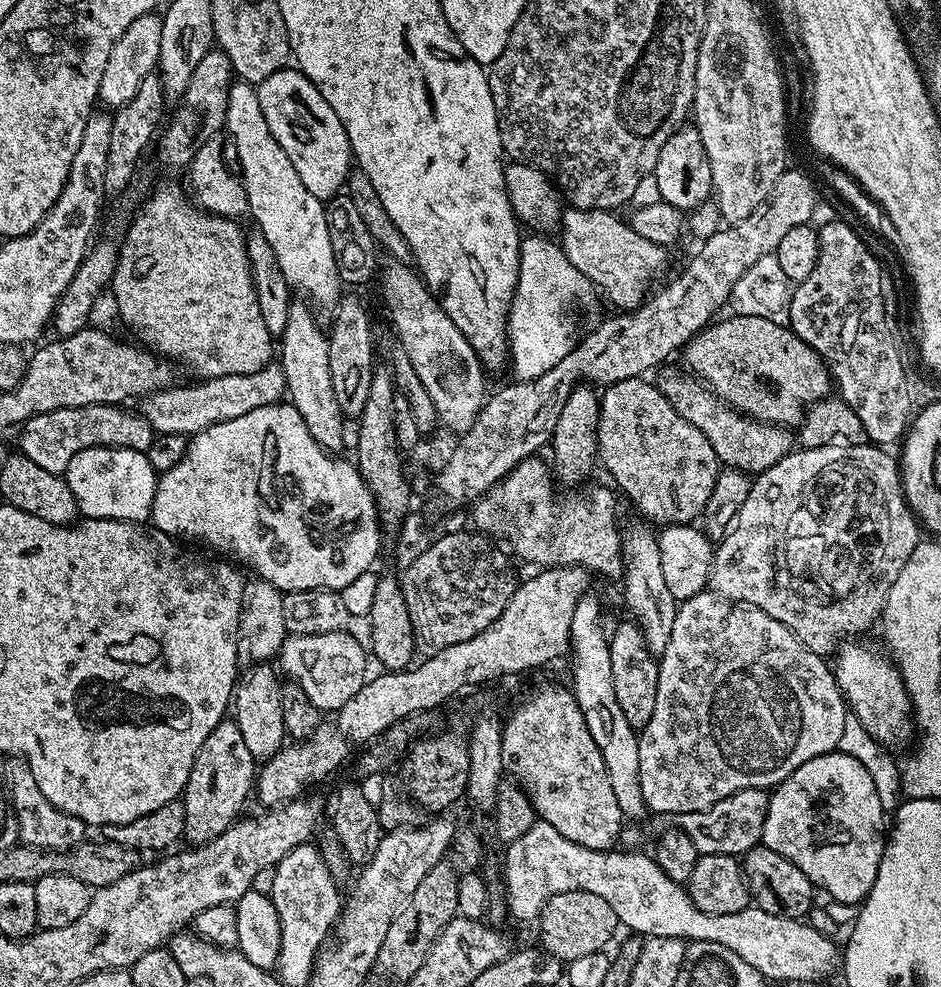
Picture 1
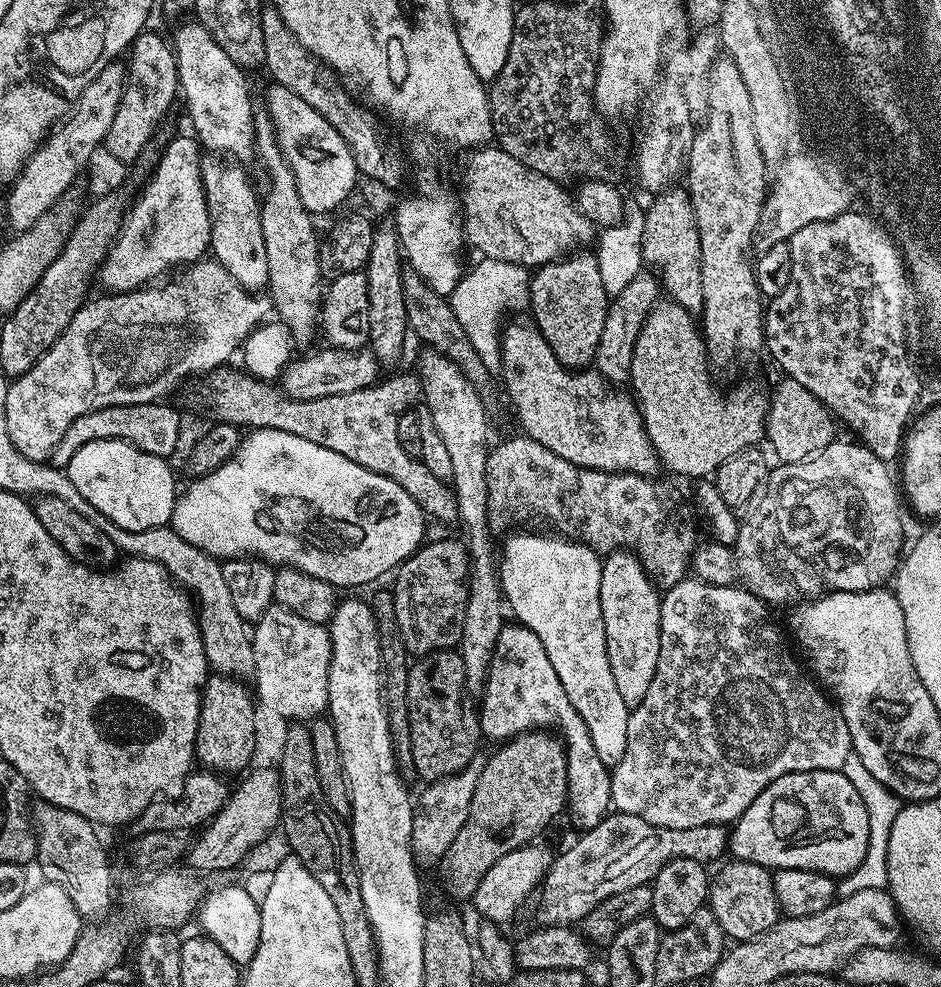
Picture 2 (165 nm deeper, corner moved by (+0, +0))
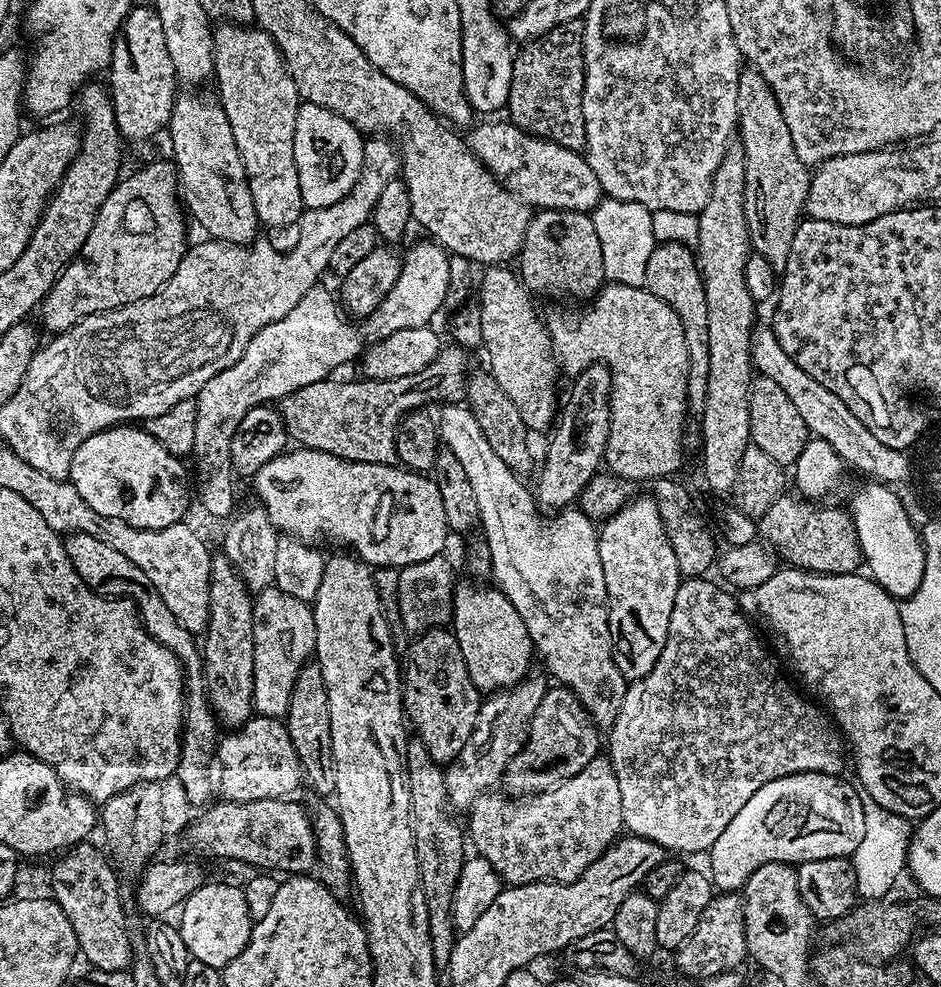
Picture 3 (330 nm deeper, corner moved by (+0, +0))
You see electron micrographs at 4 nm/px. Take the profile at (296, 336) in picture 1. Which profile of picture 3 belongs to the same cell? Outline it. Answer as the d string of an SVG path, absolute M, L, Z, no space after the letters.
M220 22L215 25L212 34L210 64L213 69L216 67L216 80L220 83L218 99L230 122L230 130L234 130L234 142L238 146L238 154L248 175L250 198L254 198L257 221L268 228L295 225L306 208L304 188L300 185L300 168L296 165L296 119L302 101L300 89L294 86L294 78L290 78L288 68L284 65L280 47L259 26L245 26L240 22Z

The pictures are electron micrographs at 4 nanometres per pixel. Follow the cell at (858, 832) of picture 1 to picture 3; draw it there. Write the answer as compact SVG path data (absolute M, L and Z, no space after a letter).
M799 772L794 776L783 776L774 782L768 782L766 786L762 786L762 790L758 790L754 794L754 798L750 798L750 802L746 802L746 806L742 806L742 810L738 810L738 814L734 814L734 818L730 818L730 826L726 826L726 830L722 830L722 834L718 834L718 842L714 842L714 846L707 853L706 859L708 859L709 866L712 867L710 879L713 885L721 893L736 894L748 883L748 879L758 870L758 866L766 866L770 862L799 866L806 863L807 860L817 860L818 858L851 857L852 852L858 850L858 842L862 842L864 823L862 822L861 793L858 791L855 783L847 784L846 781L840 779L844 778L841 778L839 775L831 776L825 772Z

